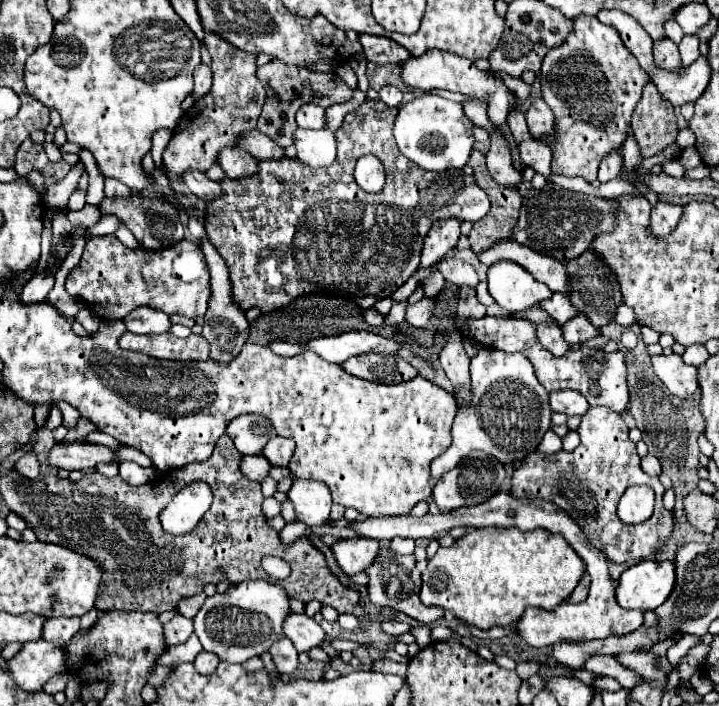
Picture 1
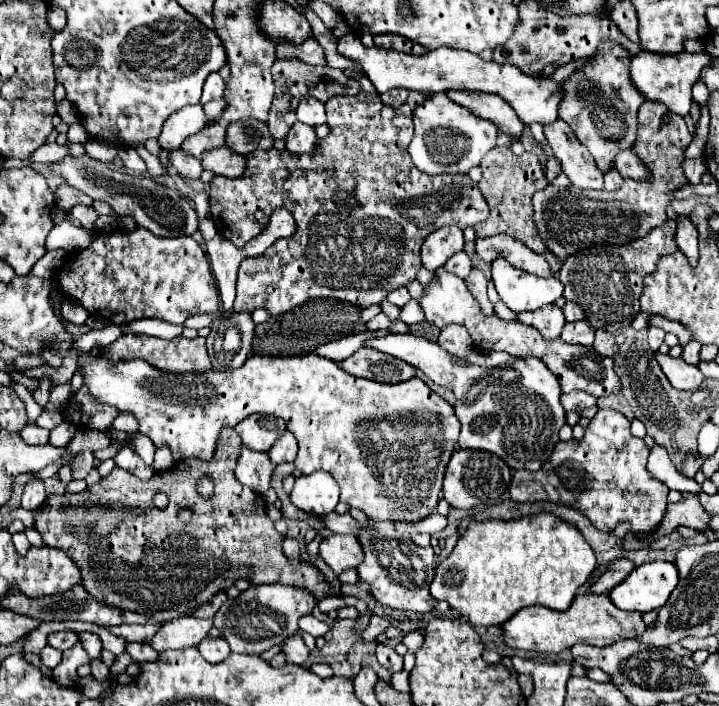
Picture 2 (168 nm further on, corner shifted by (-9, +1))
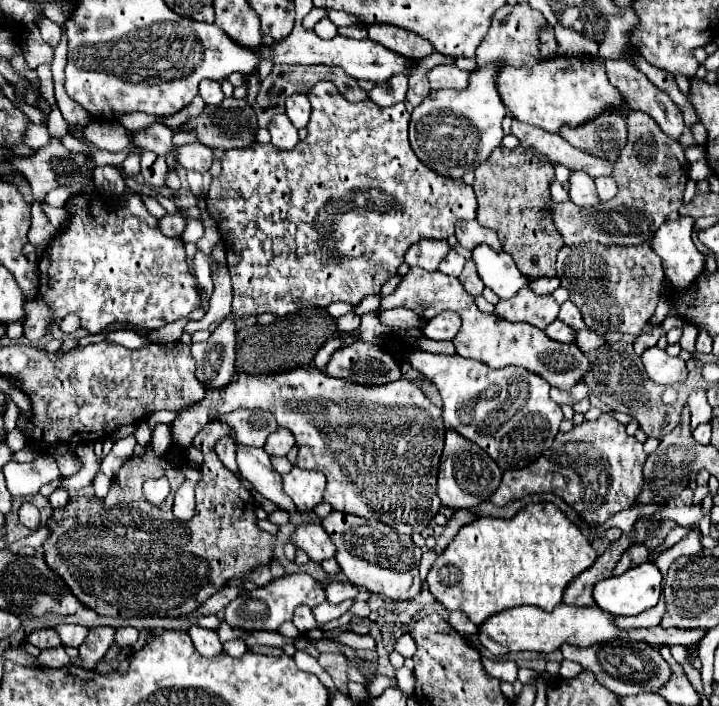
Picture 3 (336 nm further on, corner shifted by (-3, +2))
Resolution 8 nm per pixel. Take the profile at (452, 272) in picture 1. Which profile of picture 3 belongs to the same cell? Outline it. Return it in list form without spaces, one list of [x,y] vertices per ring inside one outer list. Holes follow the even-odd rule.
[[[451,249],[449,255],[439,263],[439,271],[445,273],[445,275],[459,277],[461,271],[463,271],[463,265],[465,265],[465,259],[463,259],[455,249]]]

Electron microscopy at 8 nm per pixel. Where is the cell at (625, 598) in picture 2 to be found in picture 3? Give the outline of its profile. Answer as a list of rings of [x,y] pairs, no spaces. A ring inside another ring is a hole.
[[[643,563],[619,577],[603,579],[593,589],[595,603],[611,615],[637,615],[657,605],[663,575],[655,563]]]

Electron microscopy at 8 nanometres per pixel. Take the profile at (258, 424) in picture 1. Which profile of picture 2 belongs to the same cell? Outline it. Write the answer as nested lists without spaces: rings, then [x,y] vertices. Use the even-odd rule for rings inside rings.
[[[253,414],[241,420],[235,426],[235,430],[247,448],[267,452],[273,446],[273,442],[285,432],[285,422],[275,416]]]

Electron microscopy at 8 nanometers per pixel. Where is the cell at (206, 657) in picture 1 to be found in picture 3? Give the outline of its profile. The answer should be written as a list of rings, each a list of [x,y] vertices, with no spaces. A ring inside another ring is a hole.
[[[191,627],[189,629],[189,637],[195,645],[195,649],[203,655],[203,657],[215,657],[219,653],[223,653],[223,645],[217,639],[217,633],[213,629],[203,629],[203,627]]]

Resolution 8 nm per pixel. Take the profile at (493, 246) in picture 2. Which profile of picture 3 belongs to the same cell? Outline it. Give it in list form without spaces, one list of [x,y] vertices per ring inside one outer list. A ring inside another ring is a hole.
[[[461,221],[459,223],[459,229],[455,231],[455,235],[457,235],[457,241],[465,247],[465,249],[469,249],[469,251],[473,251],[477,245],[481,245],[481,243],[485,243],[485,245],[489,245],[493,251],[503,251],[503,245],[501,245],[501,241],[497,239],[497,233],[495,231],[491,231],[491,229],[485,229],[485,227],[481,227],[477,221]]]

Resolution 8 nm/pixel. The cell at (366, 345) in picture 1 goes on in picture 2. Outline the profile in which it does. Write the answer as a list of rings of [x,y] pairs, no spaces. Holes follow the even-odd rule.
[[[387,334],[383,338],[367,340],[365,346],[381,350],[383,354],[391,354],[421,370],[435,384],[453,390],[457,398],[455,414],[461,422],[461,434],[459,434],[461,448],[493,452],[499,458],[503,458],[513,470],[533,472],[539,470],[549,460],[555,444],[559,442],[559,430],[565,424],[565,410],[559,402],[561,396],[559,382],[539,358],[515,358],[505,352],[483,352],[483,350],[475,350],[467,358],[453,358],[447,350],[441,350],[437,342],[429,342],[413,334]]]

